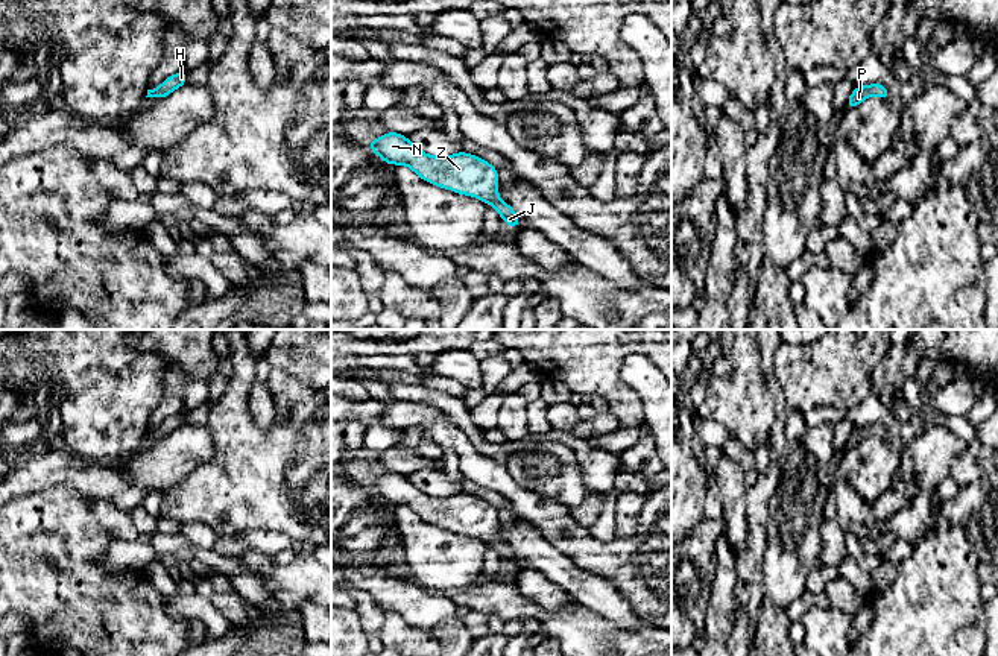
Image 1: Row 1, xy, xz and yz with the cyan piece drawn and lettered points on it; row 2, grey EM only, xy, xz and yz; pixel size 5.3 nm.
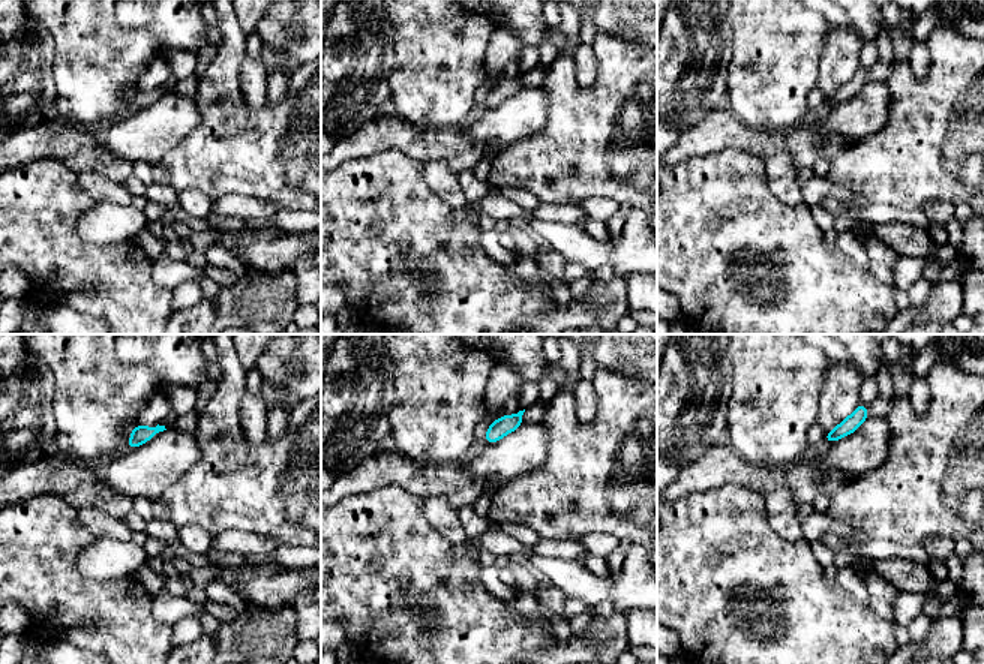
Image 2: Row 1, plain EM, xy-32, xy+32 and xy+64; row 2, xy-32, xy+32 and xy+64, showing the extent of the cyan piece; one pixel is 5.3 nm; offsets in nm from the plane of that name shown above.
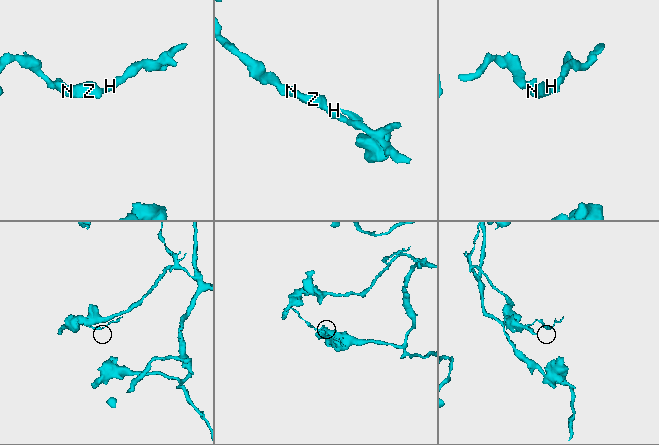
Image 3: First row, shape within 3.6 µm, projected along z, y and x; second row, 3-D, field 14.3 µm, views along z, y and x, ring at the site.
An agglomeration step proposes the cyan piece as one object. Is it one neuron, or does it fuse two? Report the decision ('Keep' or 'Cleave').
Keep

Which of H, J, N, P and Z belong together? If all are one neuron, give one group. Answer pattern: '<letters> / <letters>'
H J N P Z

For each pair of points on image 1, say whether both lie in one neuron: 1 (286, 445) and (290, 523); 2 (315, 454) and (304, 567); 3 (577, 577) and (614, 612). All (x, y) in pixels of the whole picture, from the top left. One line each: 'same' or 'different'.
1: same
2: different
3: same

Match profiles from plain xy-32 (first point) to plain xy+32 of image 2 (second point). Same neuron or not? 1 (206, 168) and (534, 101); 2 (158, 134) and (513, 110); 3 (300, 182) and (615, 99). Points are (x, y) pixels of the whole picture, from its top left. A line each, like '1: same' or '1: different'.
1: different
2: same
3: same

